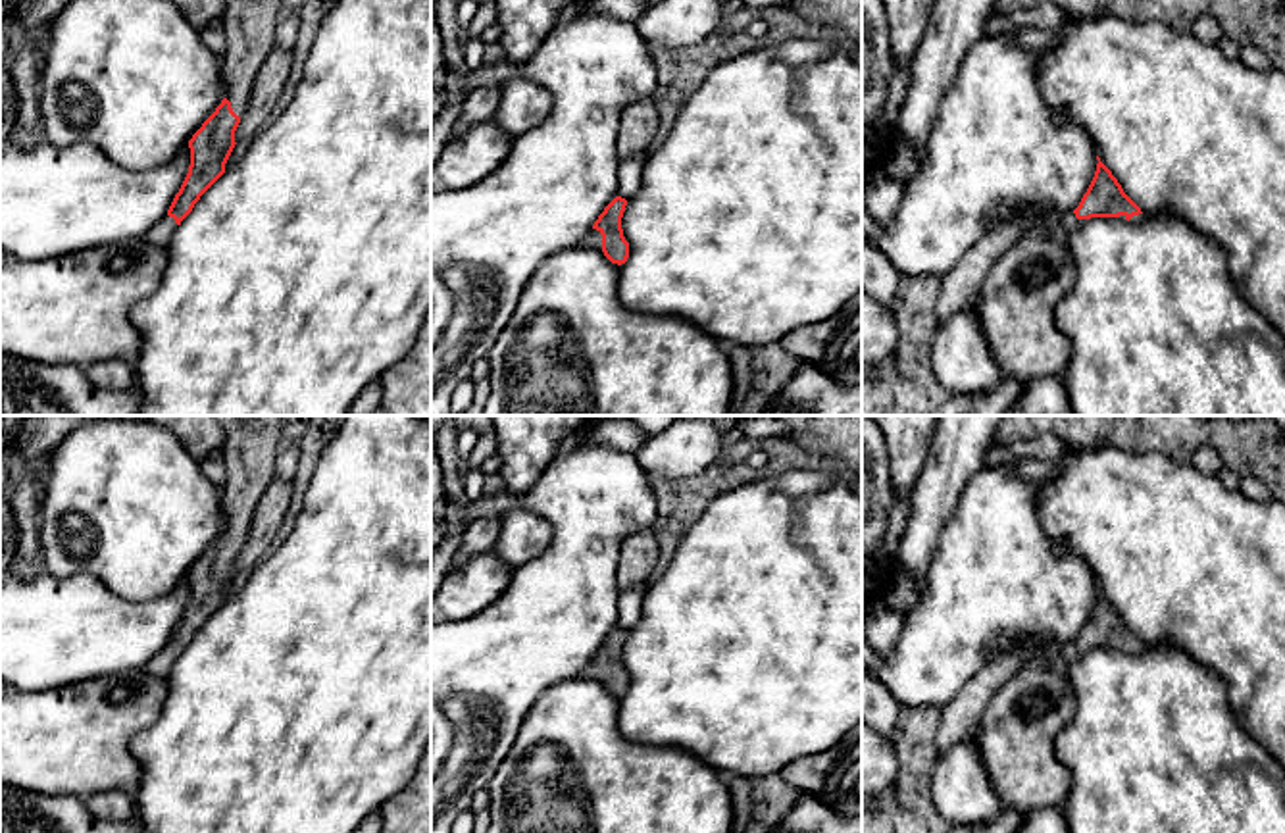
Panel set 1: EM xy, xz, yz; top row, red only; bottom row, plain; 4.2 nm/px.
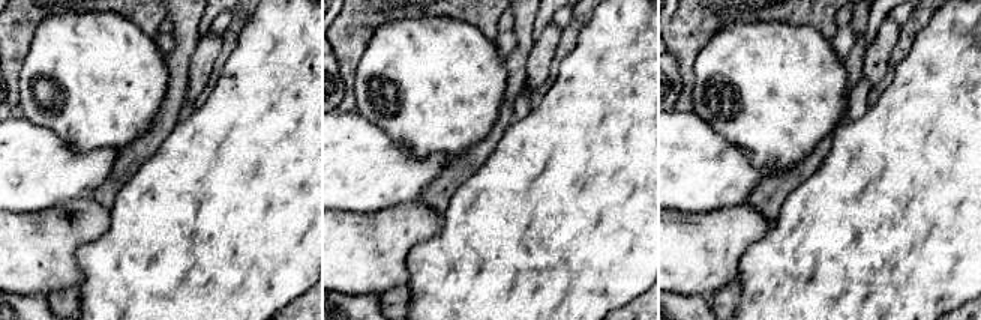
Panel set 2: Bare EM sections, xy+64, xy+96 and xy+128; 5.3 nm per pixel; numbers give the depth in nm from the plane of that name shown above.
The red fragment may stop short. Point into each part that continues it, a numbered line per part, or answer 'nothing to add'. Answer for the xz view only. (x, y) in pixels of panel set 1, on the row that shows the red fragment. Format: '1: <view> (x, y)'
1: xz (593, 239)

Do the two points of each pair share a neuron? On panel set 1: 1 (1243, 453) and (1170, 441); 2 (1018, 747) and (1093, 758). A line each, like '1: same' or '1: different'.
1: same
2: different

